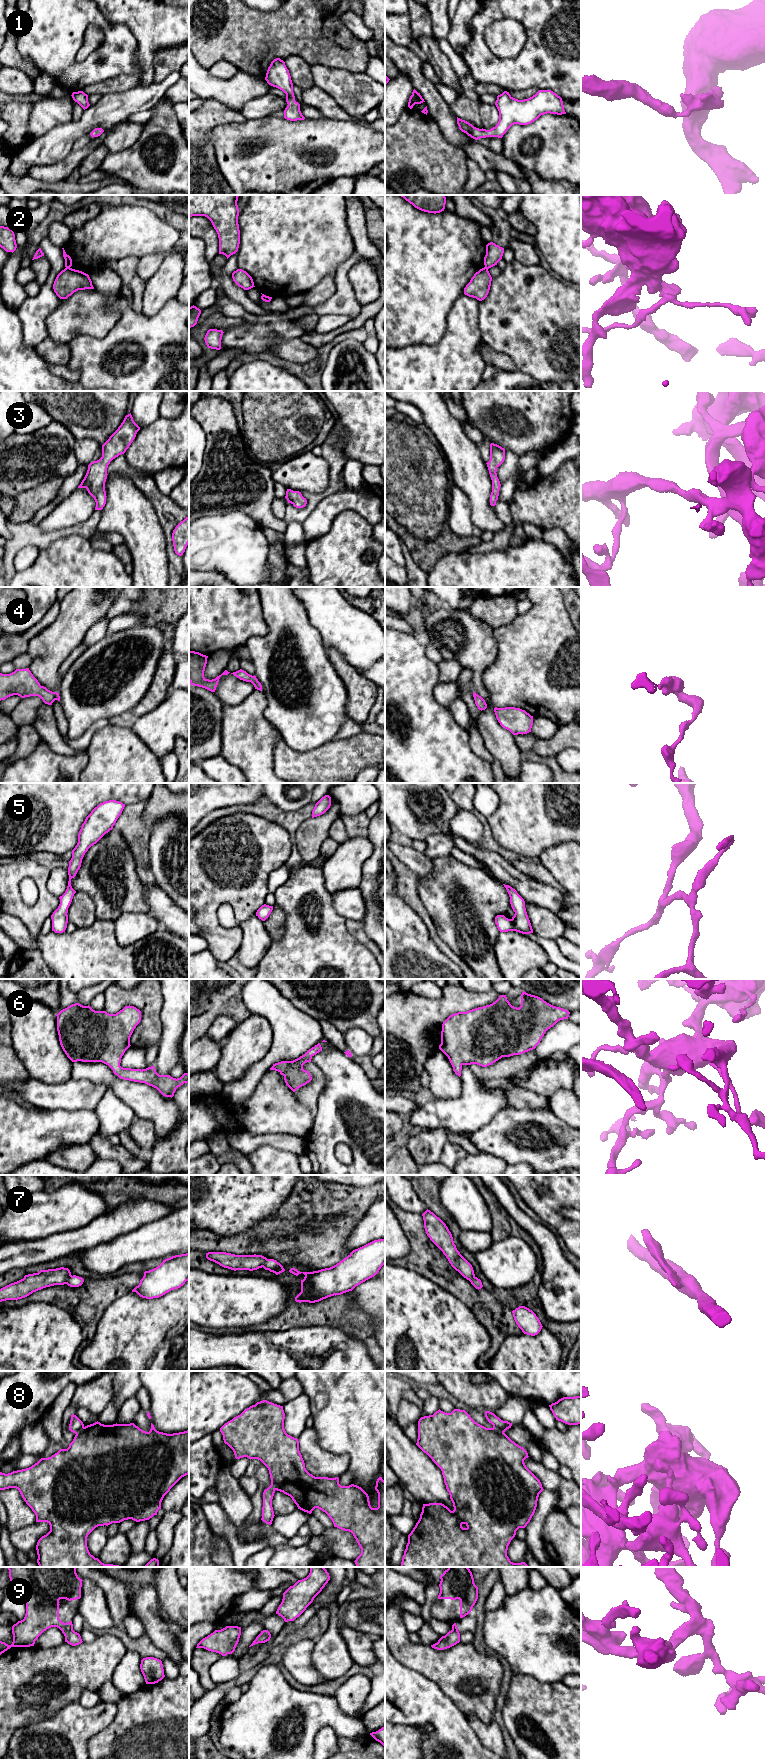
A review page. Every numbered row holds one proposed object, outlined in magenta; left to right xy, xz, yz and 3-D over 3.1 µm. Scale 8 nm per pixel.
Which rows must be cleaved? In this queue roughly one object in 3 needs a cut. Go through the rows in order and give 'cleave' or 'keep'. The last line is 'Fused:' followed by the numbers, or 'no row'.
1: keep
2: cleave
3: keep
4: keep
5: keep
6: keep
7: cleave
8: keep
9: keep
Fused: 2, 7

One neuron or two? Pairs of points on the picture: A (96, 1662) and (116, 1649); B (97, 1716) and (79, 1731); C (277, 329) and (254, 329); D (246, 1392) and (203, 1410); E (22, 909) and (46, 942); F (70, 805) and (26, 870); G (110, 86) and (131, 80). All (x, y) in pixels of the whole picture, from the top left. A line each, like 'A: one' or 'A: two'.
A: one
B: one
C: one
D: one
E: two
F: two
G: one

